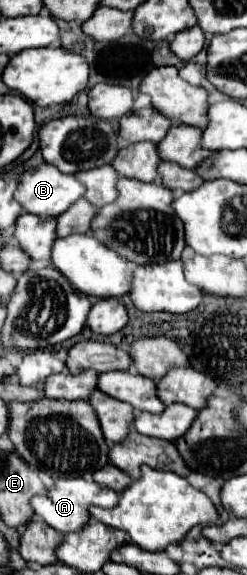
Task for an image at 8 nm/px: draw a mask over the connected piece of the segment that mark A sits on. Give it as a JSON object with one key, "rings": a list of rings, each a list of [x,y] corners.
{"rings":[[[58,478],[54,482],[54,488],[50,488],[46,494],[42,496],[34,496],[30,500],[32,510],[36,516],[40,516],[48,526],[52,526],[58,532],[74,532],[80,530],[86,522],[88,522],[88,506],[102,506],[102,508],[112,508],[112,504],[116,504],[118,500],[118,492],[96,484],[92,478]]]}

